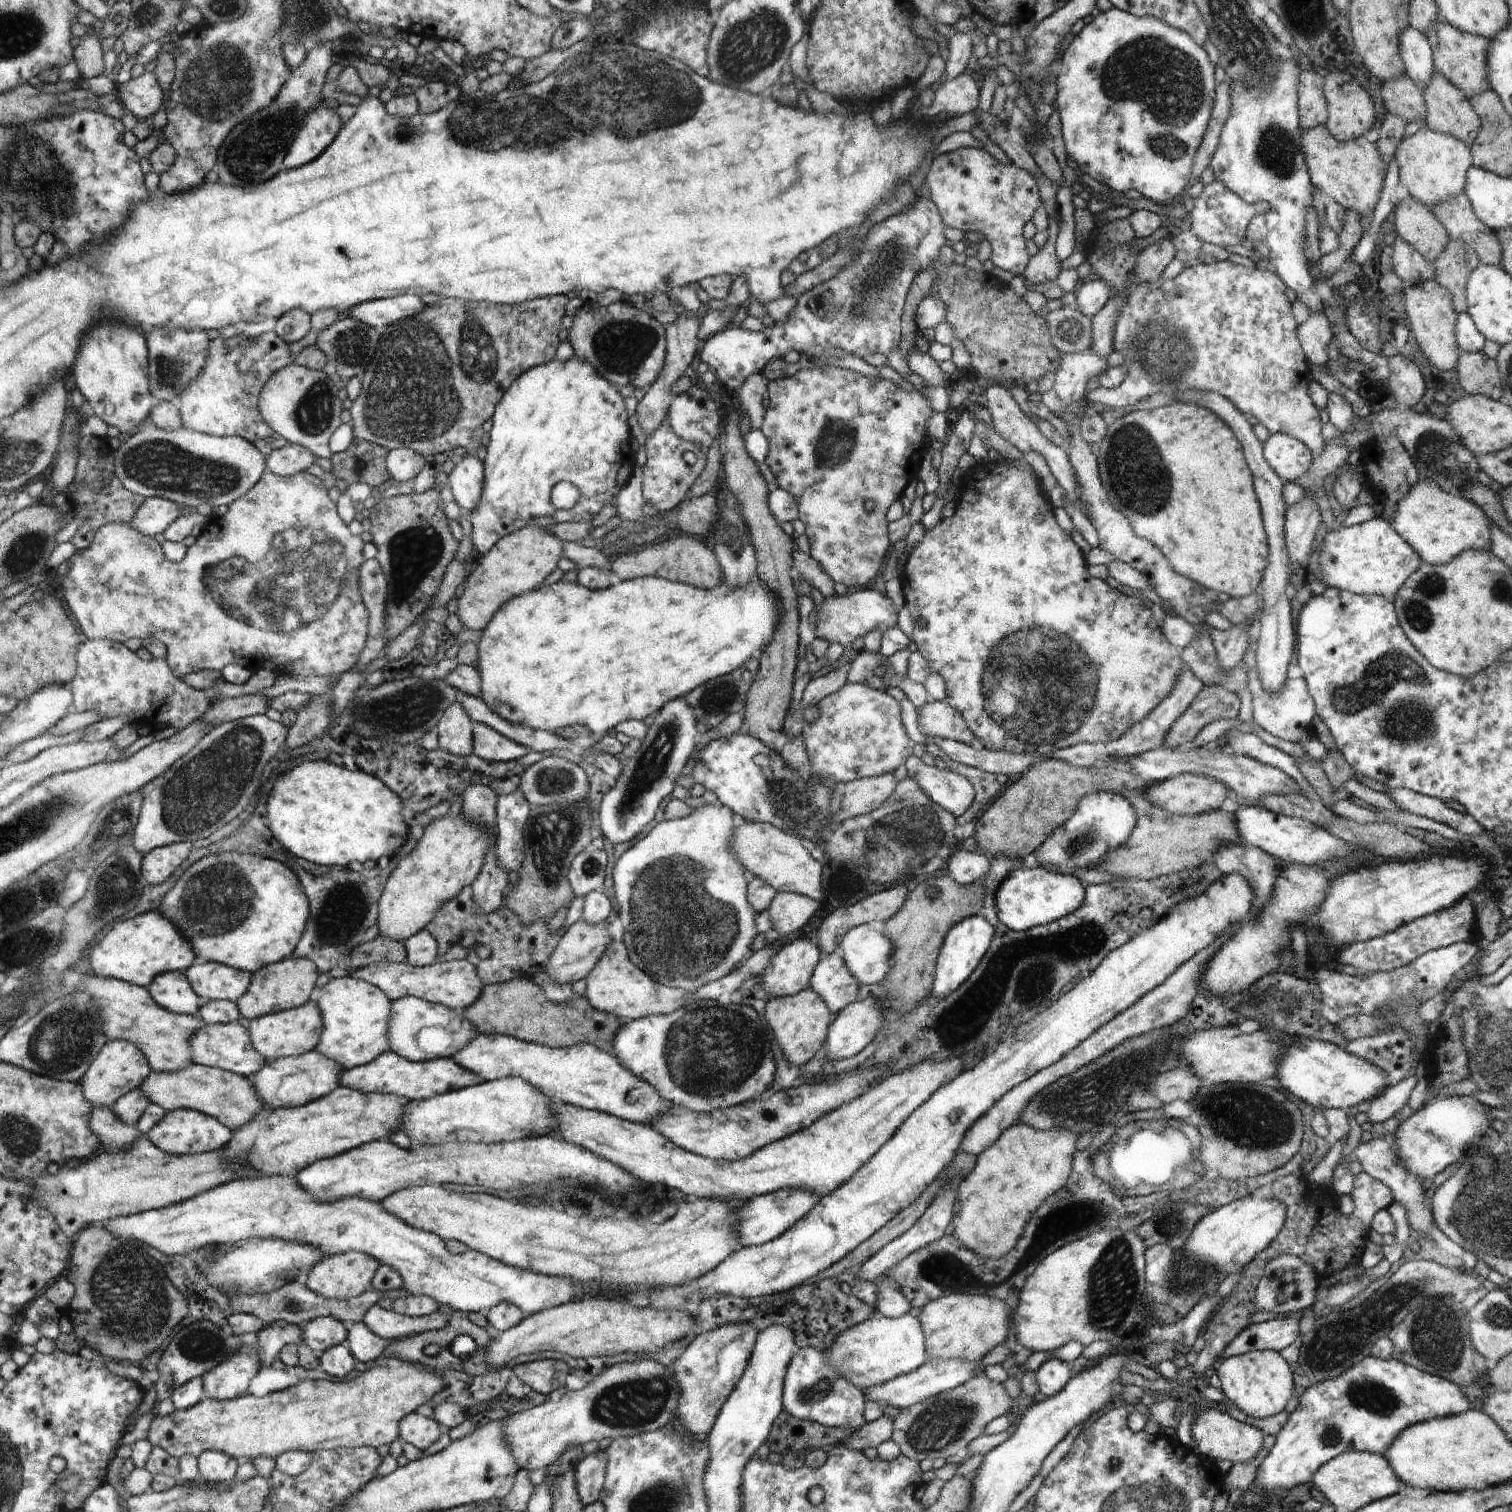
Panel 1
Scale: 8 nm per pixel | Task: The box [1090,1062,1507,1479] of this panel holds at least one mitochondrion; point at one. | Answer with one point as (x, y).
(1339, 1342)

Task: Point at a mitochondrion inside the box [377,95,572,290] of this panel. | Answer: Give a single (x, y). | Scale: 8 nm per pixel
(403, 132)

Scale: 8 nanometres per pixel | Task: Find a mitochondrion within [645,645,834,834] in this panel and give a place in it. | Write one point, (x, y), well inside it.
(720, 697)

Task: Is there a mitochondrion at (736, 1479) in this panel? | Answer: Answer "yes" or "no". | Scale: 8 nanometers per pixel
no

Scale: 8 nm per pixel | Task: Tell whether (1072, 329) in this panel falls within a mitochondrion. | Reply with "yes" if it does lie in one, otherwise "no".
yes

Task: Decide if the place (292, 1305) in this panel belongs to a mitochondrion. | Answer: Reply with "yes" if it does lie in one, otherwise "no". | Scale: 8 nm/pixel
yes

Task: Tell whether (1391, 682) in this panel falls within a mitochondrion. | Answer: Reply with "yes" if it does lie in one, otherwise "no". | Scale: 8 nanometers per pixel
yes

